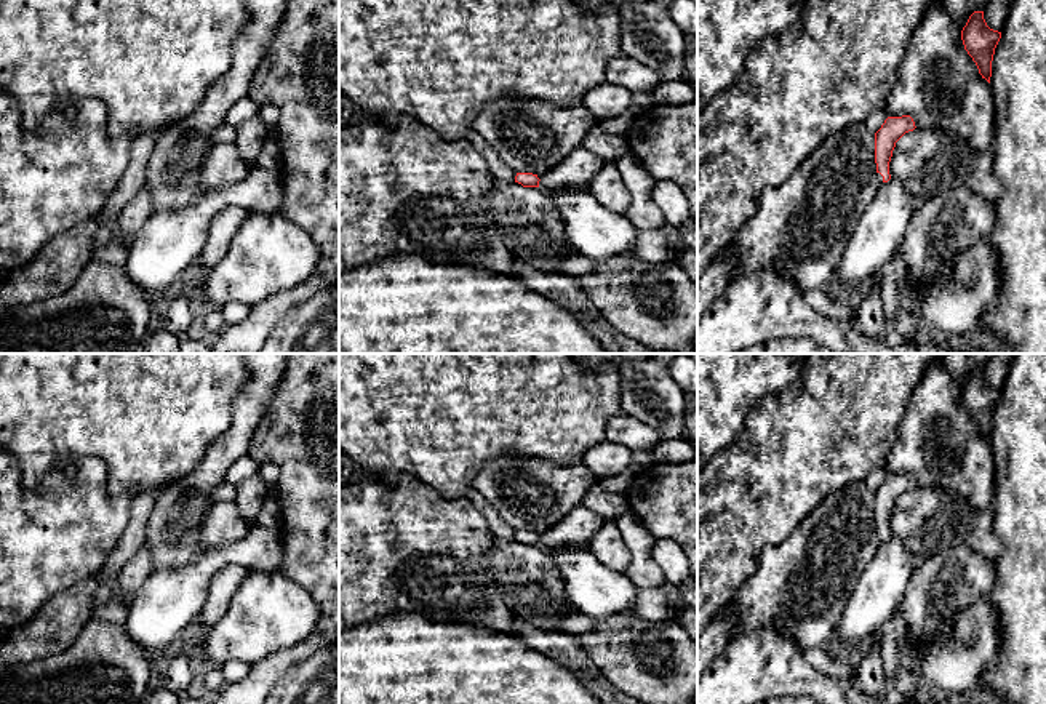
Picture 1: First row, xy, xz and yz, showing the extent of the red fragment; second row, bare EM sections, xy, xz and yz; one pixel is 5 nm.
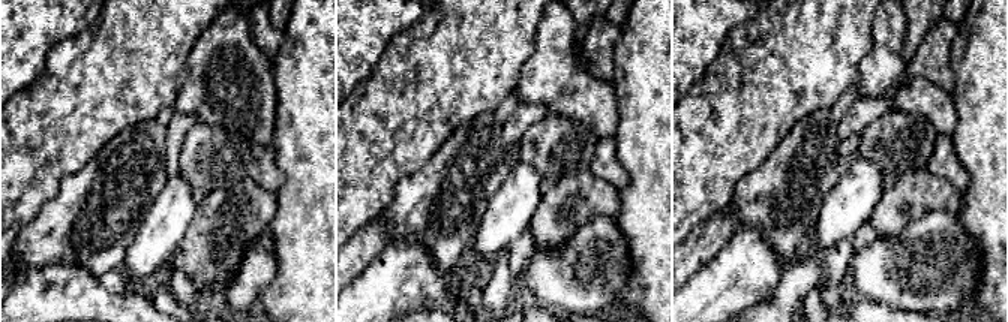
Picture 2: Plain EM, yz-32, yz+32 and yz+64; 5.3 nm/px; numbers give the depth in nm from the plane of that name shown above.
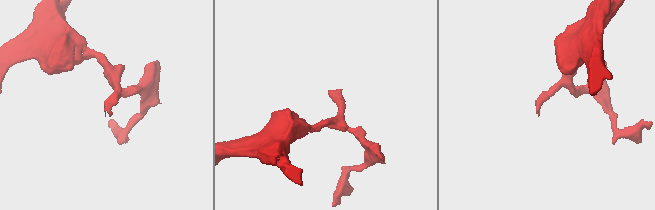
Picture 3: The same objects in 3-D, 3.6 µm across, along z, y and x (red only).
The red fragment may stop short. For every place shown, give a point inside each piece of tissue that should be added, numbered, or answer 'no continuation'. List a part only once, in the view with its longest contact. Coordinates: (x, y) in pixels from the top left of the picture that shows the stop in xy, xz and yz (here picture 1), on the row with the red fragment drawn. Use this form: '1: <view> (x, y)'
no continuation

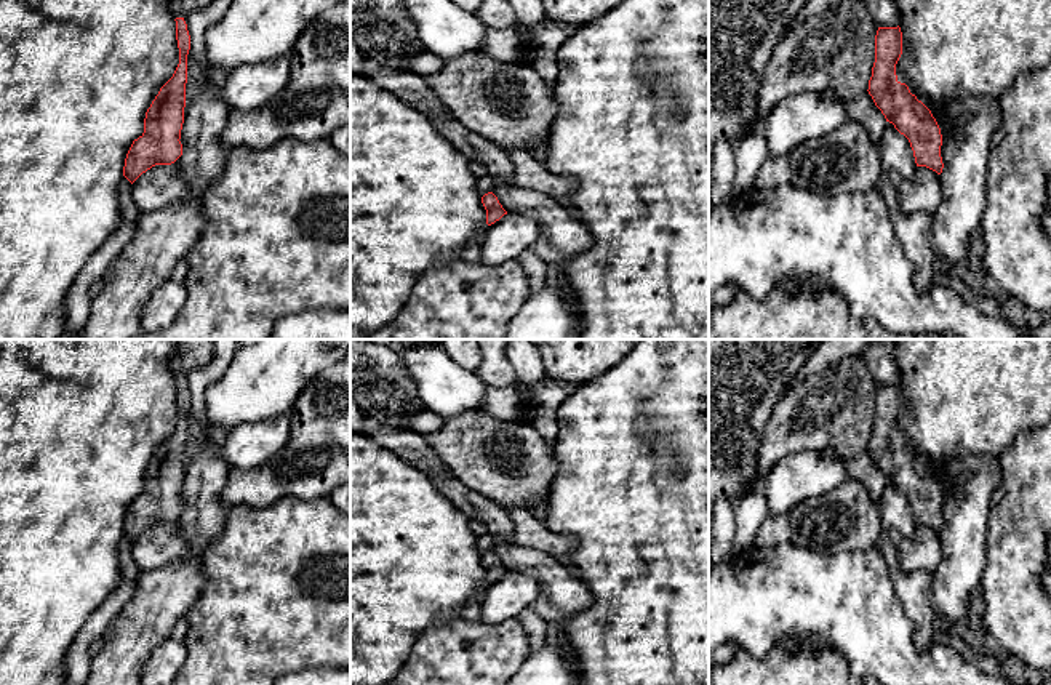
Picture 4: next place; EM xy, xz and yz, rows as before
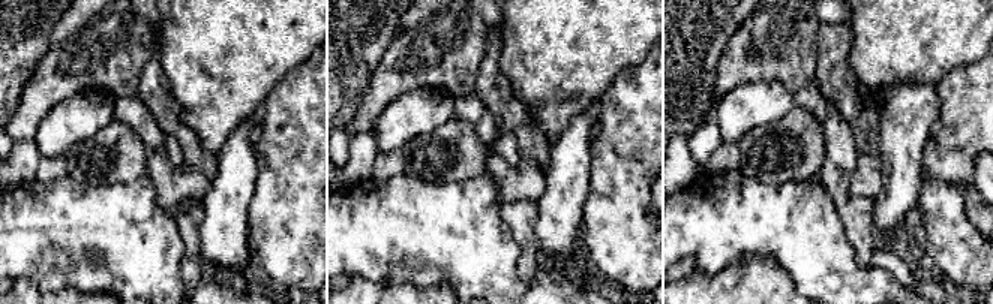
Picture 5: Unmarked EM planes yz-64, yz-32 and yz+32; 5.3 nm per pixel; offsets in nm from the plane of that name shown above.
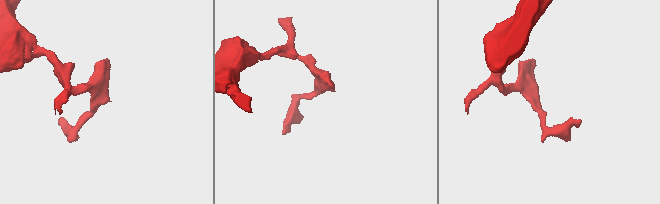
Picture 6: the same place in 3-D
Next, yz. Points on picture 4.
no continuation

